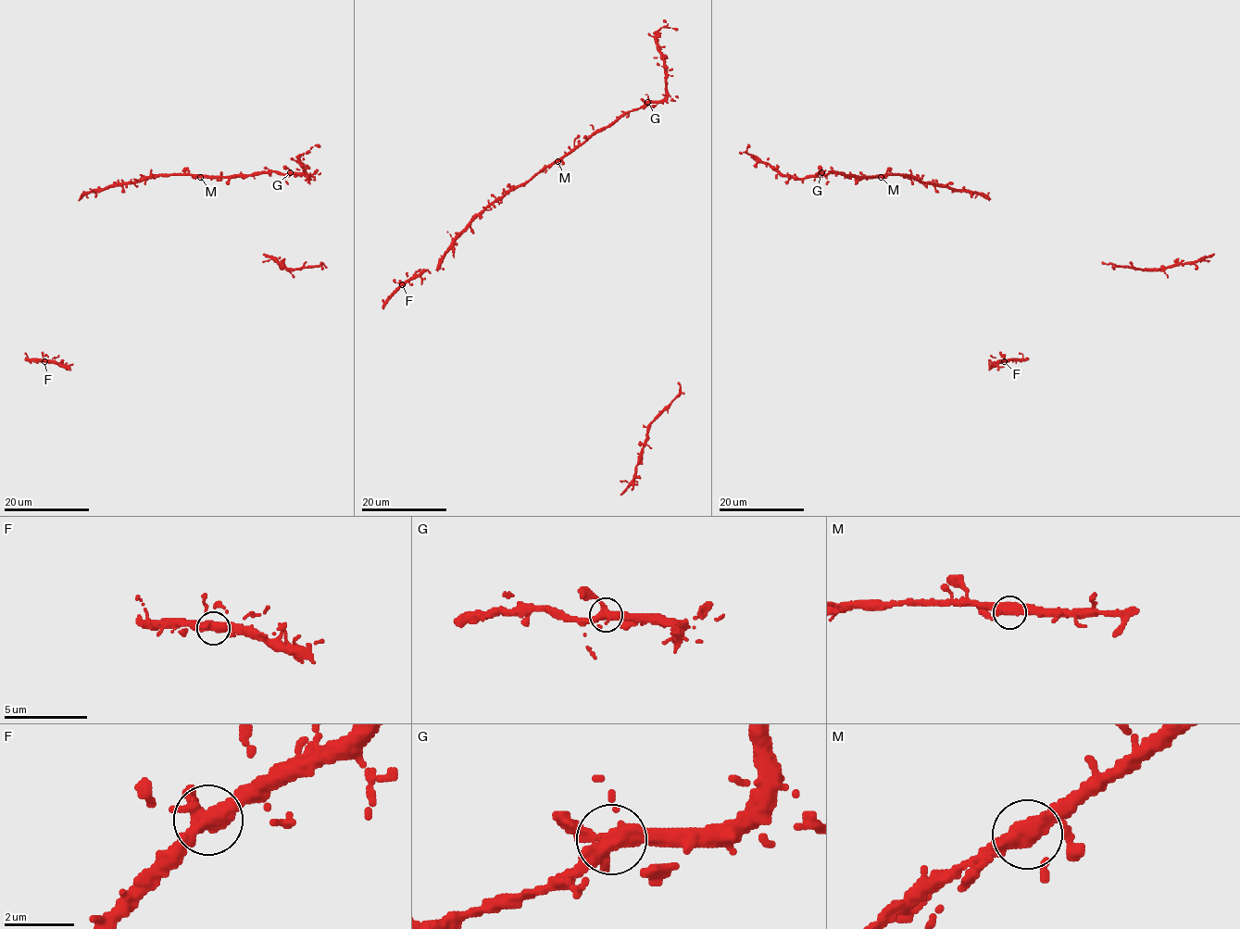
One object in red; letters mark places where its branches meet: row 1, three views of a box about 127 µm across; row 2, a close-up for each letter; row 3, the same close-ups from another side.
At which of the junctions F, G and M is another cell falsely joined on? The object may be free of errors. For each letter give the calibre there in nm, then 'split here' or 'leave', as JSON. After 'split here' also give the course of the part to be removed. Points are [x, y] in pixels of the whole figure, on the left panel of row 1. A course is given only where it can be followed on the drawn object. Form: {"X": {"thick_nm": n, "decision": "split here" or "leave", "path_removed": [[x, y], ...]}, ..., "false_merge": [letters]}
{"F": {"thick_nm": 380, "decision": "leave"}, "G": {"thick_nm": 360, "decision": "leave"}, "M": {"thick_nm": 360, "decision": "leave"}, "false_merge": []}

